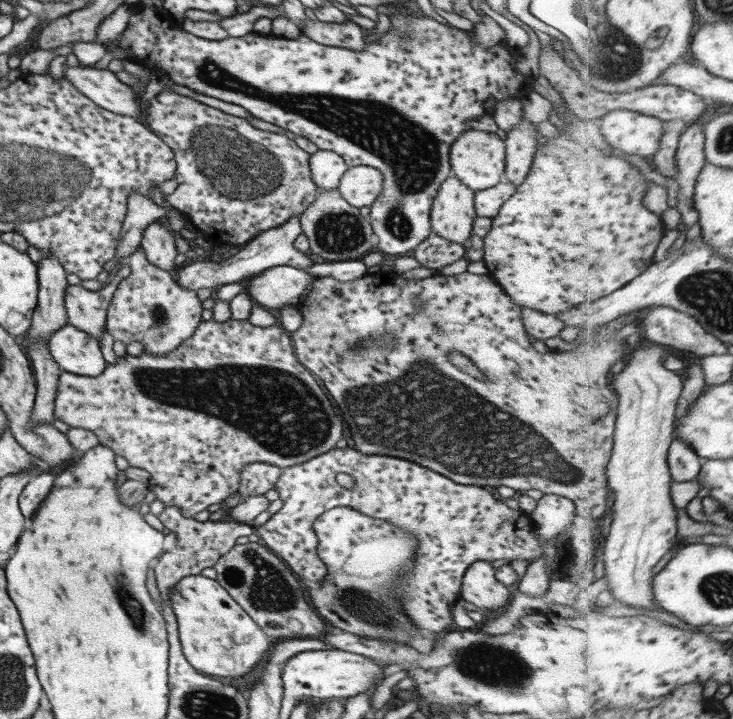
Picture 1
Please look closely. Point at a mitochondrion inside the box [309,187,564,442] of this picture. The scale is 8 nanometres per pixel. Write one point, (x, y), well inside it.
(339, 232)

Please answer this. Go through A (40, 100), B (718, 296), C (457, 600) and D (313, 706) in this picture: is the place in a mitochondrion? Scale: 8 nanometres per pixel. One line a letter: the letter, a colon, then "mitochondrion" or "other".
A: other
B: mitochondrion
C: other
D: other

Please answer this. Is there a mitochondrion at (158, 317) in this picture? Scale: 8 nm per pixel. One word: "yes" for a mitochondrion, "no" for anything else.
yes

